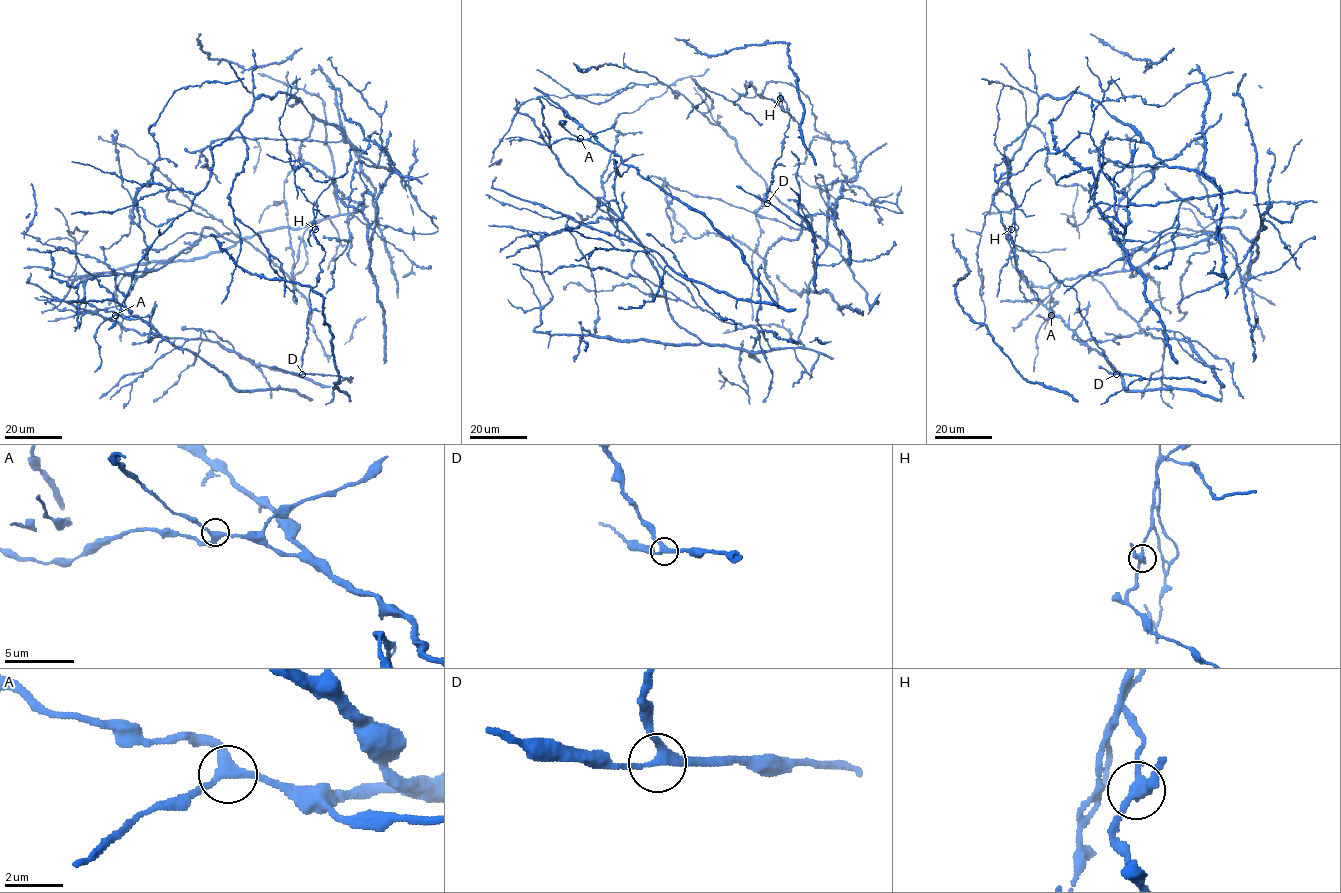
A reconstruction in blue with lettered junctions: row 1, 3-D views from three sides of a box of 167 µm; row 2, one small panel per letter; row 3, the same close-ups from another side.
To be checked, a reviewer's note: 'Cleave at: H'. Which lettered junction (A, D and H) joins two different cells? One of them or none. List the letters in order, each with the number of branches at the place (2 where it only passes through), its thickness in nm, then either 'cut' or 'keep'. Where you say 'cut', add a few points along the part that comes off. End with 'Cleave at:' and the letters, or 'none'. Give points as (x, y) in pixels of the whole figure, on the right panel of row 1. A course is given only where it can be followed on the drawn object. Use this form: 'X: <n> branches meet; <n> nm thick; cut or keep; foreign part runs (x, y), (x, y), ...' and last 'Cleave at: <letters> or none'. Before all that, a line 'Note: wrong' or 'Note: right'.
Note: right
A: 3 branches meet; 300 nm thick; keep
D: 3 branches meet; 240 nm thick; keep
H: 3 branches meet; 300 nm thick; cut; foreign part runs (1011, 229), (1014, 205), (1012, 190), (1004, 158), (994, 143), (999, 115), (996, 104), (1002, 85)
Cleave at: H

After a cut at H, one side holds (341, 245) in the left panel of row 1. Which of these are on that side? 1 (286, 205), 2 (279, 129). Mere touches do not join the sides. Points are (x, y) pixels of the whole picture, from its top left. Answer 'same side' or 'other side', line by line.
1: same side
2: other side

